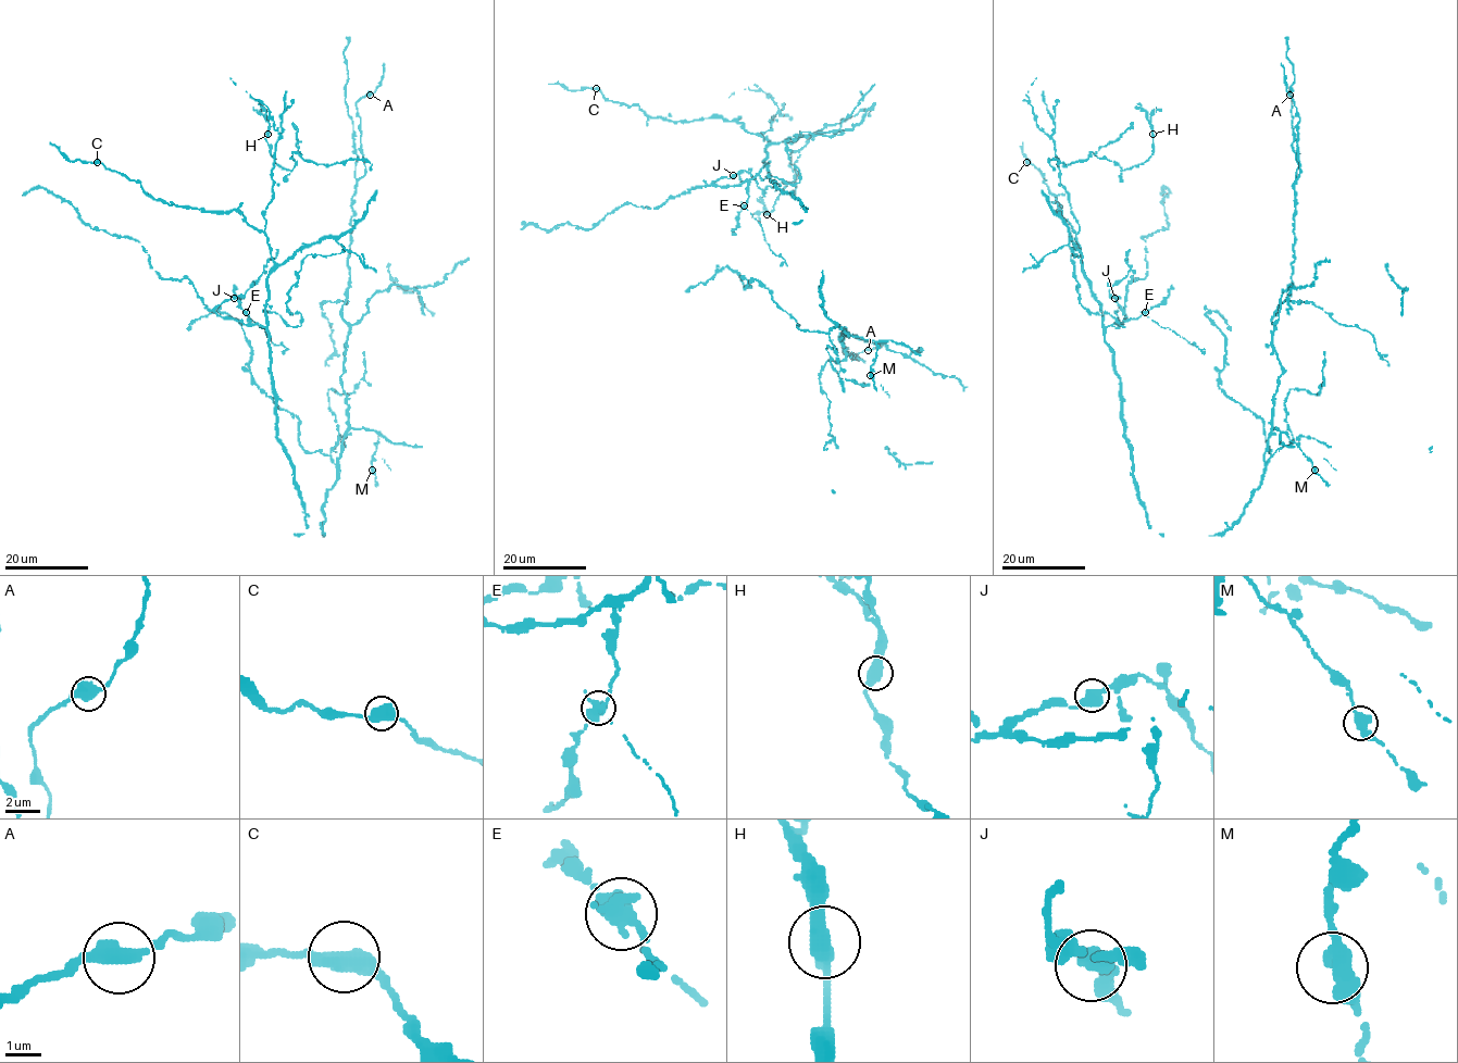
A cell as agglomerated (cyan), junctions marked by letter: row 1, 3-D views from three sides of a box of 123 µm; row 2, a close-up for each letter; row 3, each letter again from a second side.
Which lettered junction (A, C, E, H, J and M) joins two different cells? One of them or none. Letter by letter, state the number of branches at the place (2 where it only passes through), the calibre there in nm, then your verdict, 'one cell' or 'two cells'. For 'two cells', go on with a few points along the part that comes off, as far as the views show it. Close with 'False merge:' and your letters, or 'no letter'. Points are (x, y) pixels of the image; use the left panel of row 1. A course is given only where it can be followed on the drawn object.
A: 2 branches meet; 460 nm thick; one cell
C: 2 branches meet; 480 nm thick; one cell
E: 2 branches meet; 500 nm thick; two cells; foreign part runs (246, 313), (263, 327), (271, 341), (286, 348), (282, 353)
H: 2 branches meet; 440 nm thick; one cell
J: 2 branches meet; 440 nm thick; one cell
M: 2 branches meet; 480 nm thick; one cell
False merge: E

